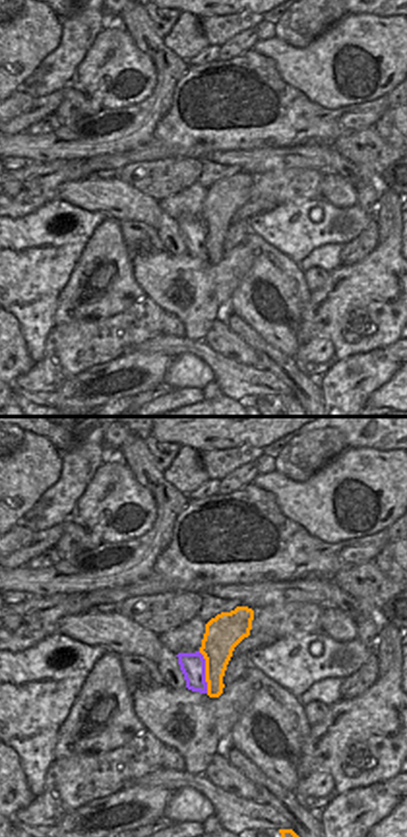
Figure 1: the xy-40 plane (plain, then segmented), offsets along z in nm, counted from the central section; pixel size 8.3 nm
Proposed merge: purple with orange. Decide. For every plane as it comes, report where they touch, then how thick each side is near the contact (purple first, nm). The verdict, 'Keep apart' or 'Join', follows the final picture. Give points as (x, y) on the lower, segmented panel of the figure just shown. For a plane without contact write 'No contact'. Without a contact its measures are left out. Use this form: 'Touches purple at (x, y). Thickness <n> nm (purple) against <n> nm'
Touches purple at (204, 673). Thickness 220 nm (purple) against 260 nm

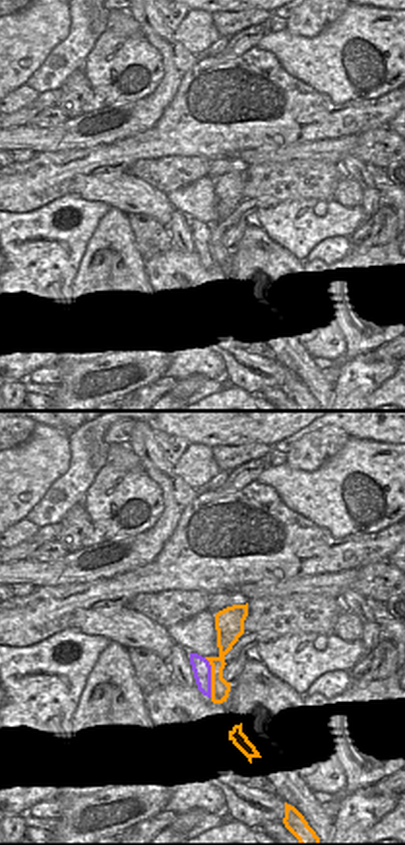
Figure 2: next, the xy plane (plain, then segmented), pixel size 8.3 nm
Touches purple at (210, 677). Thickness 160 nm (purple) against 160 nm

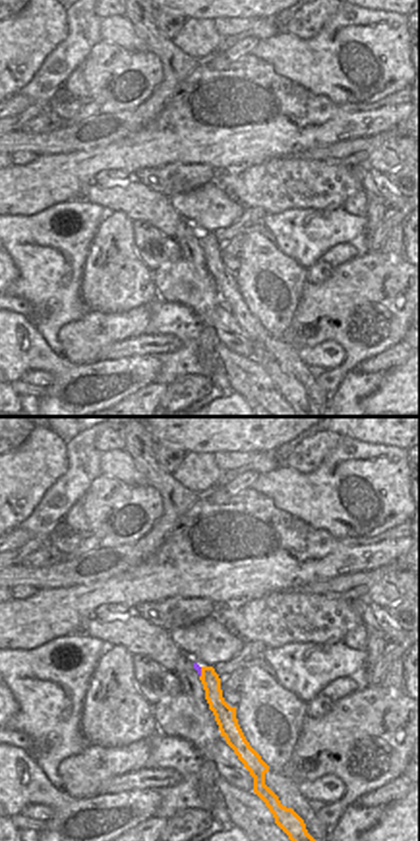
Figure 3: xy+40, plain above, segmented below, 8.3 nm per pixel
Touches purple at (200, 673). Thickness 50 nm (purple) against 160 nm

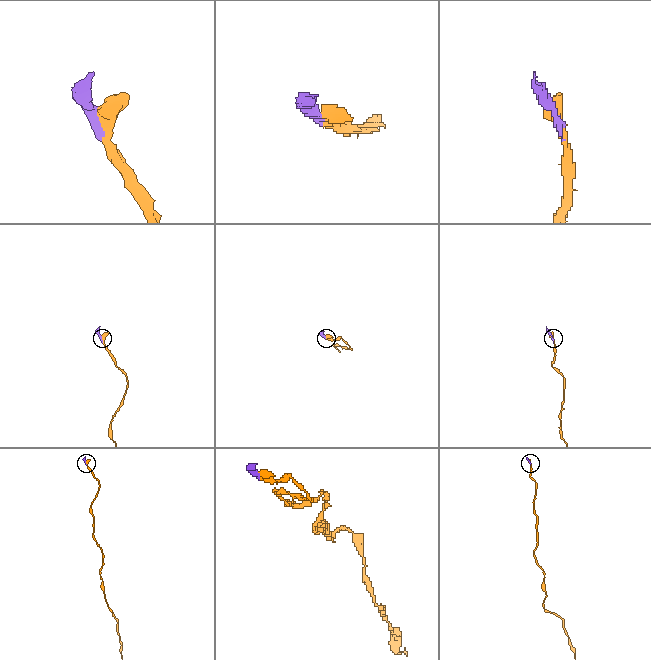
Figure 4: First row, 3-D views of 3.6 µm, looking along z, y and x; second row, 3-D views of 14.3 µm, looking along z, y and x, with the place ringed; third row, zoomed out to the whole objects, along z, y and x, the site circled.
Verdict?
Join

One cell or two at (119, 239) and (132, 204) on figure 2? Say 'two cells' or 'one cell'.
two cells

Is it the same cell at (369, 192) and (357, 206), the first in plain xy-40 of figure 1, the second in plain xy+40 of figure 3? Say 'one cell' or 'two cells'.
two cells

